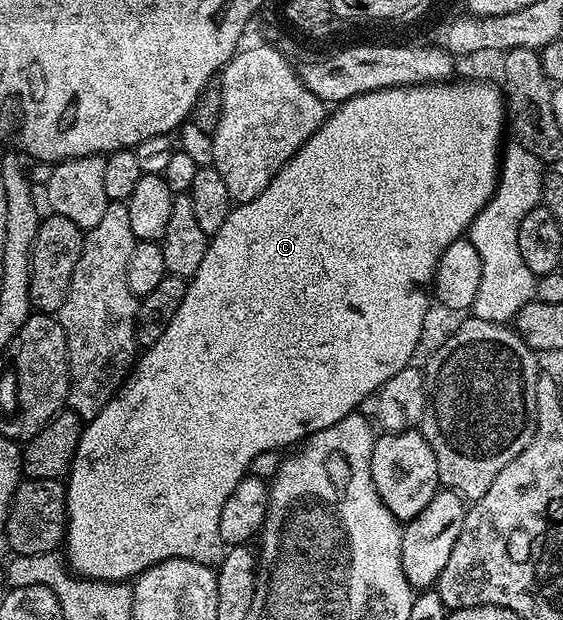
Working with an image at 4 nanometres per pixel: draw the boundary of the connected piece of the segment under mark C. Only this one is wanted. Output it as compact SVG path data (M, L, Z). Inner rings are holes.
M455 78L450 82L440 82L438 84L406 84L400 88L382 88L344 100L328 115L326 122L307 139L305 146L301 146L301 150L297 150L293 154L293 158L289 158L289 162L285 162L285 166L281 166L281 170L275 175L273 182L269 182L269 186L265 186L265 190L261 190L261 194L257 194L257 198L253 198L247 204L232 207L229 218L225 218L221 230L217 230L214 236L210 237L205 250L205 258L201 258L201 266L196 270L195 275L190 277L187 293L181 302L181 310L177 310L177 314L173 314L173 322L169 322L169 326L165 326L165 334L161 334L161 338L157 338L157 342L150 344L144 351L147 352L144 356L142 353L136 359L127 379L123 381L123 385L119 387L115 397L101 410L101 414L97 414L93 419L86 421L81 438L77 442L77 454L71 463L71 471L65 477L67 490L67 530L65 533L65 549L67 548L67 552L65 551L65 560L74 575L89 580L127 582L142 574L148 563L154 560L185 558L186 560L195 560L198 564L220 565L225 555L224 543L221 538L221 506L225 506L225 498L229 498L229 494L233 494L233 490L237 490L237 482L241 482L243 477L250 473L253 458L257 458L257 454L261 454L265 450L273 450L274 448L290 449L292 446L306 440L314 432L320 432L337 422L341 422L341 418L352 415L358 409L355 408L358 404L365 403L367 399L368 403L378 393L382 384L389 382L389 378L393 378L393 374L409 367L414 361L411 359L414 358L415 351L419 348L419 339L423 336L423 327L427 324L427 311L430 310L431 304L433 305L431 291L435 283L435 271L439 265L439 259L454 240L460 239L470 229L471 223L477 218L477 214L487 205L489 198L495 193L495 186L499 182L501 149L505 144L505 139L503 140L503 132L505 136L505 96L496 85L495 88L491 84L482 84L479 80L458 80L458 78Z

